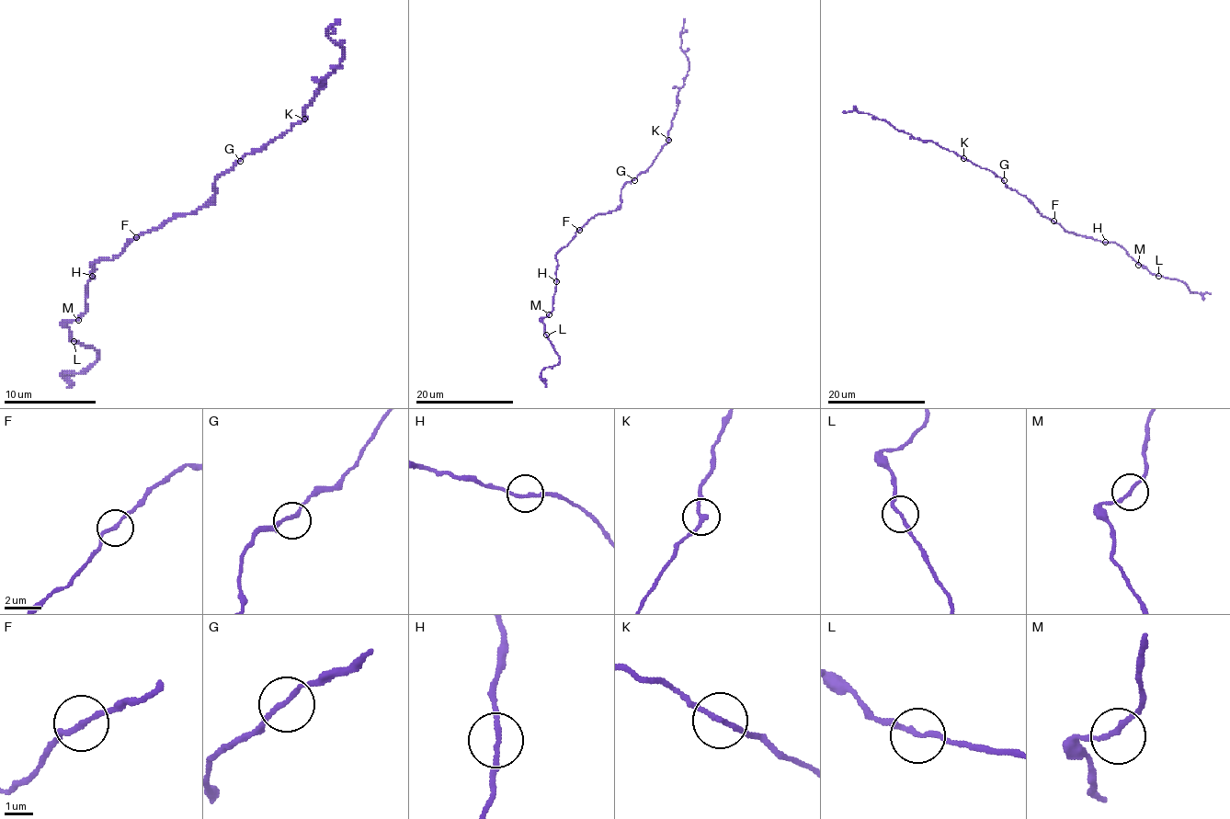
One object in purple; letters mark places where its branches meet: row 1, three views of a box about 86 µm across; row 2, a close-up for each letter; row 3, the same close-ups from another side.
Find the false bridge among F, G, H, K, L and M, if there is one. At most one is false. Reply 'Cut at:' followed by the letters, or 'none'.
Cut at: none

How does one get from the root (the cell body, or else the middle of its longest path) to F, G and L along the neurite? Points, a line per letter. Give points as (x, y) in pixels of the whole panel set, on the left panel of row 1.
F: (197, 211), (176, 213), (157, 228), (136, 237)
G: (197, 211), (215, 195), (215, 179), (240, 161)
L: (197, 211), (176, 213), (134, 237), (111, 260), (92, 265), (85, 311), (64, 323), (74, 341)

